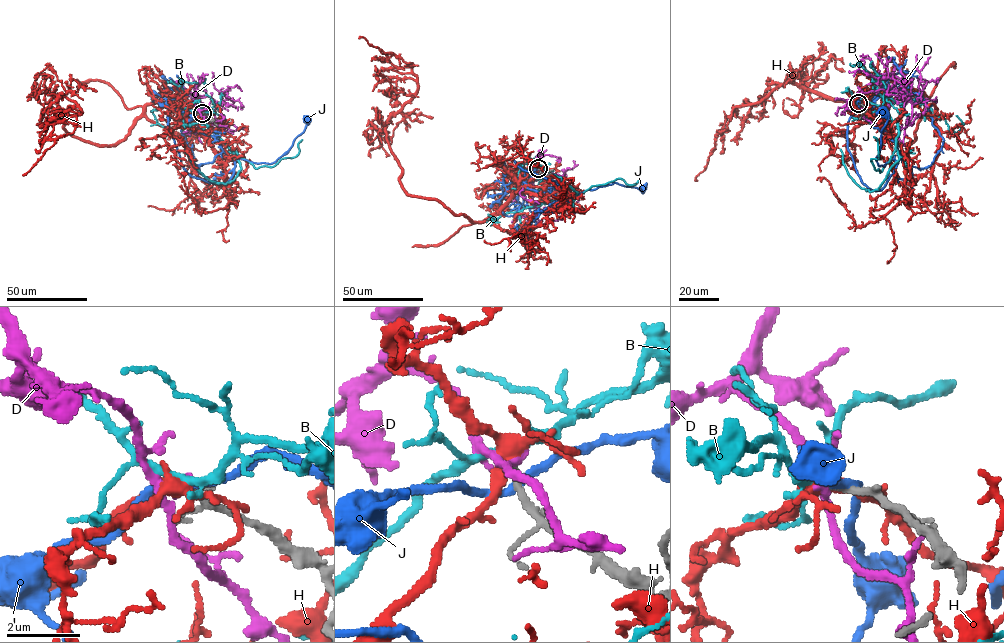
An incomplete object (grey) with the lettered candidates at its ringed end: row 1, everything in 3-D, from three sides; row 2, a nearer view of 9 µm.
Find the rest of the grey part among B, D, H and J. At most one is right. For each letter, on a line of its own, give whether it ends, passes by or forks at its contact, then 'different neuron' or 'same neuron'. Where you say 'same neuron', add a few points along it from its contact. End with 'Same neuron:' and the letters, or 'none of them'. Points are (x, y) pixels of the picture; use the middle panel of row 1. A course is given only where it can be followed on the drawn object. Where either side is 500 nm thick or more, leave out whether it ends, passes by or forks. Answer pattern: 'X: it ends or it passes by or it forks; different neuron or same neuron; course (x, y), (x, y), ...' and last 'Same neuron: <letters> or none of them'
B: it forks; different neuron
D: it passes by; different neuron
H: it forks; different neuron
J: it passes by; different neuron
Same neuron: none of them

